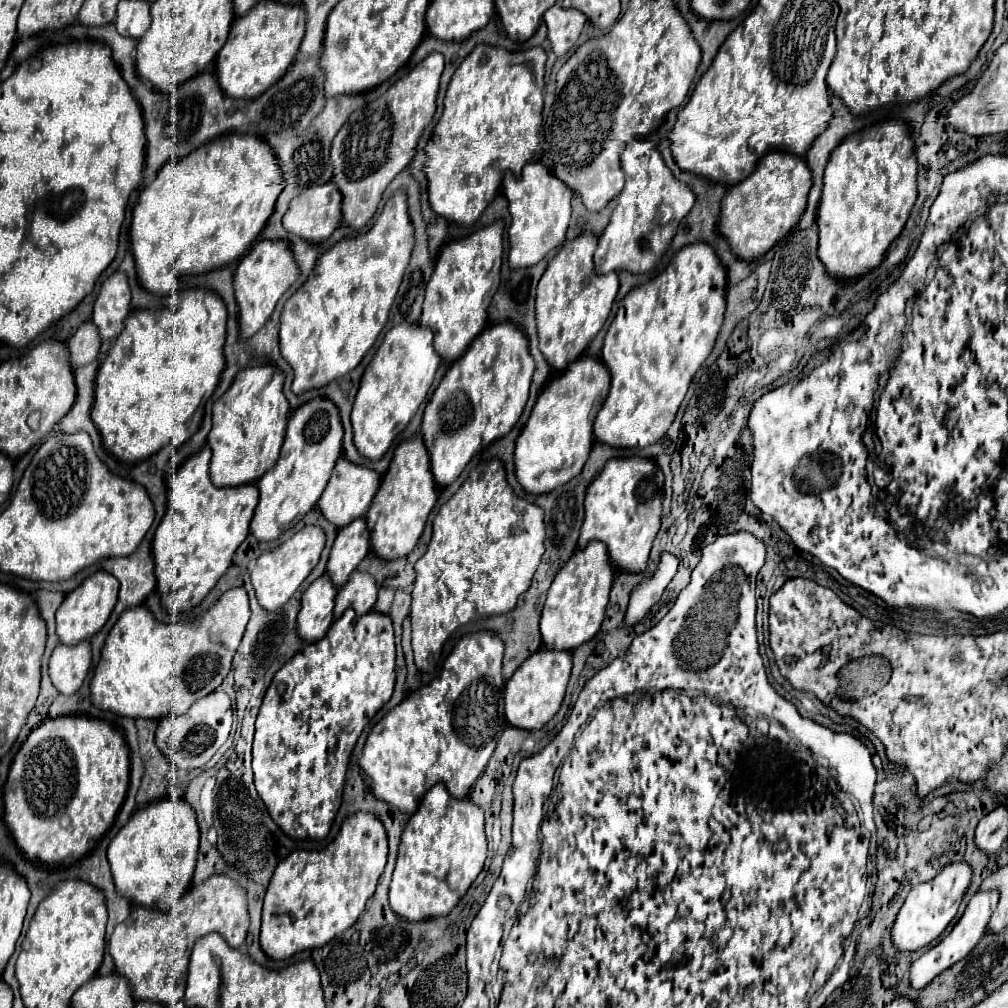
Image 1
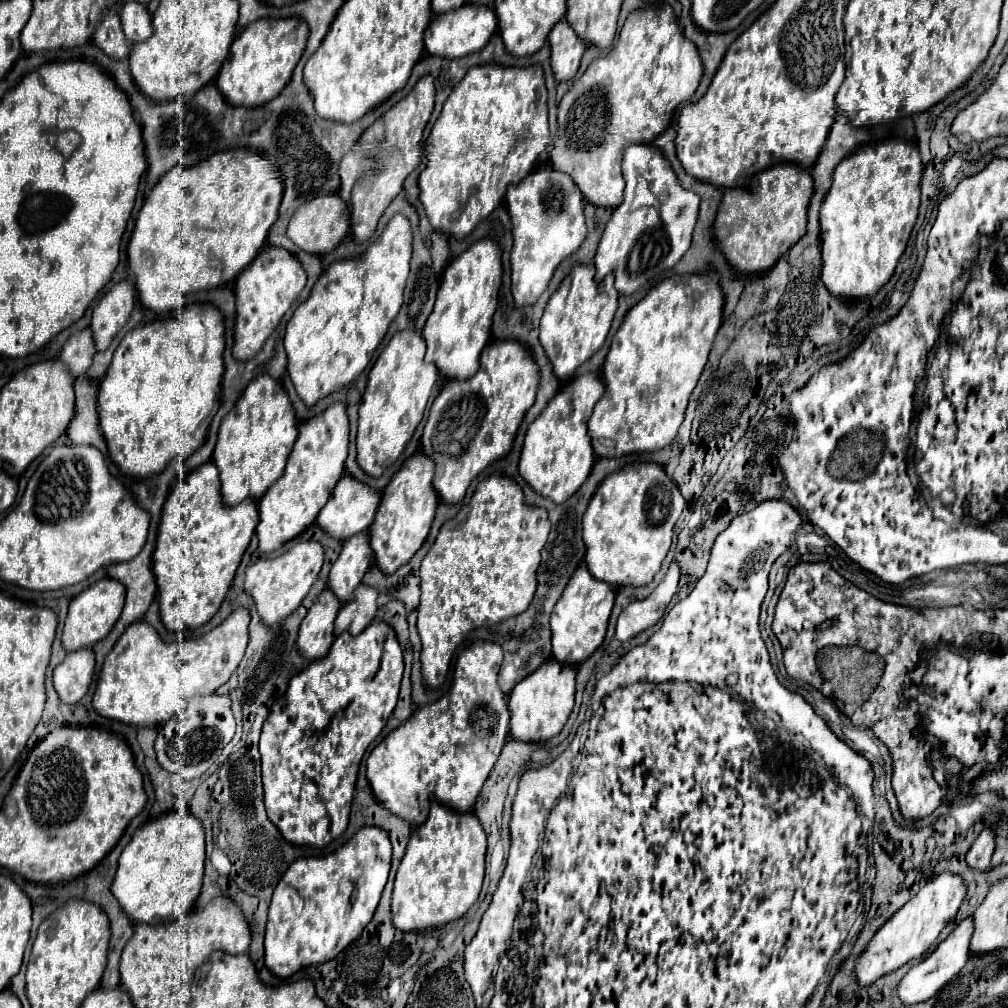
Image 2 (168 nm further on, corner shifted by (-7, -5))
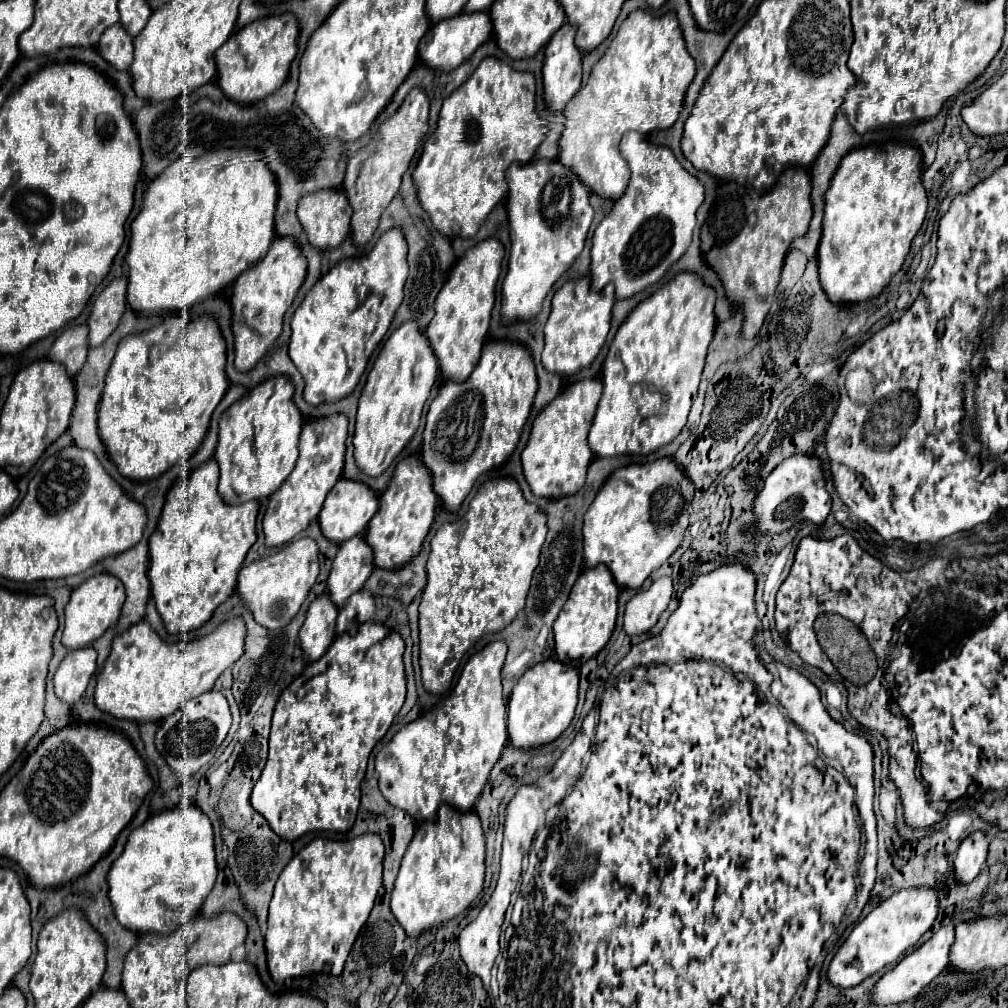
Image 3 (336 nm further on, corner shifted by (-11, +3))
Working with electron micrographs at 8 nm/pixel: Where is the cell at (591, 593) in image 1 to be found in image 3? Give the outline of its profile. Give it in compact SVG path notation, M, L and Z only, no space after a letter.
M597 565L579 575L559 619L553 625L555 653L559 661L589 661L607 645L615 629L617 595L619 587L613 583L613 575L609 575L607 567Z

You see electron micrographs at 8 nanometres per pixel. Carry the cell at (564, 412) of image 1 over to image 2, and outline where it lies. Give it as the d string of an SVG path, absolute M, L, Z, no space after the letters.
M597 373L577 375L559 389L559 393L549 401L541 415L529 425L521 449L519 475L537 495L551 499L553 503L563 503L587 479L595 463L595 451L589 443L587 421L603 393L605 381Z

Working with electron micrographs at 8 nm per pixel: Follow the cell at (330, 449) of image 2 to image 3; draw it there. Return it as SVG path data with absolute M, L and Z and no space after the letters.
M345 415L315 419L303 425L297 467L293 469L293 475L289 475L289 479L285 479L285 483L269 497L267 513L263 519L267 547L279 547L289 543L297 533L307 529L313 519L317 519L327 493L341 477L345 457L345 437L347 437Z

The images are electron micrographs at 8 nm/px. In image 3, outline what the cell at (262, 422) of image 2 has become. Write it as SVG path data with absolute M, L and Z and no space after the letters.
M283 375L269 377L235 401L219 419L215 461L221 469L219 495L229 505L259 501L281 487L297 461L303 417L293 403L293 383Z

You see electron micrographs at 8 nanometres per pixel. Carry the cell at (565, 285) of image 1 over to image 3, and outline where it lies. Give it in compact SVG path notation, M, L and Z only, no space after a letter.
M589 275L568 281L563 287L559 287L553 297L551 317L545 325L543 367L557 375L575 375L583 367L589 367L601 351L609 333L611 307L615 301L614 285L609 283L600 292L591 291Z

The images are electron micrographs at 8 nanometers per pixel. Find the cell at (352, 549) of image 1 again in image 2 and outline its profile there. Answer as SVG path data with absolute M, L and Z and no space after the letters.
M357 533L343 541L339 559L333 563L329 573L329 589L337 595L339 601L347 603L349 599L353 599L353 591L369 569L371 559L373 551L365 533Z

